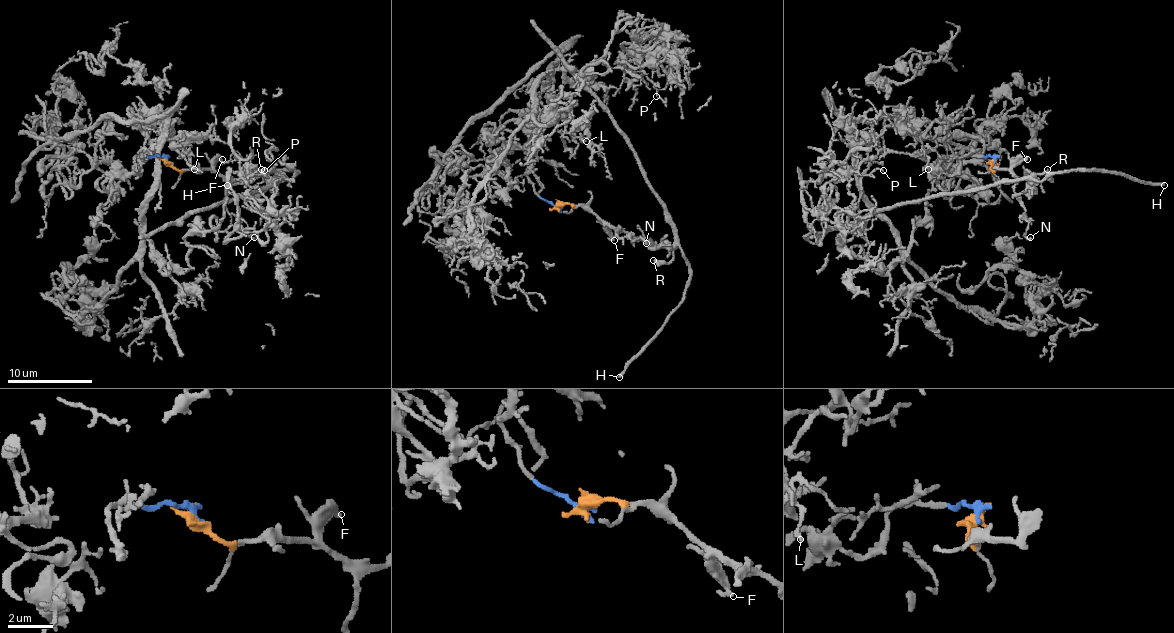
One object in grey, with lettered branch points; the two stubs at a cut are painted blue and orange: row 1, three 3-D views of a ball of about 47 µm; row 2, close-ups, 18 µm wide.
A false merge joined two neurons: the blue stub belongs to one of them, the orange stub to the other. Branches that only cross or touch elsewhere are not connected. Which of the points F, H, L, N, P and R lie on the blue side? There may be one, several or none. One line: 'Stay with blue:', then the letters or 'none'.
Stay with blue: L, P

